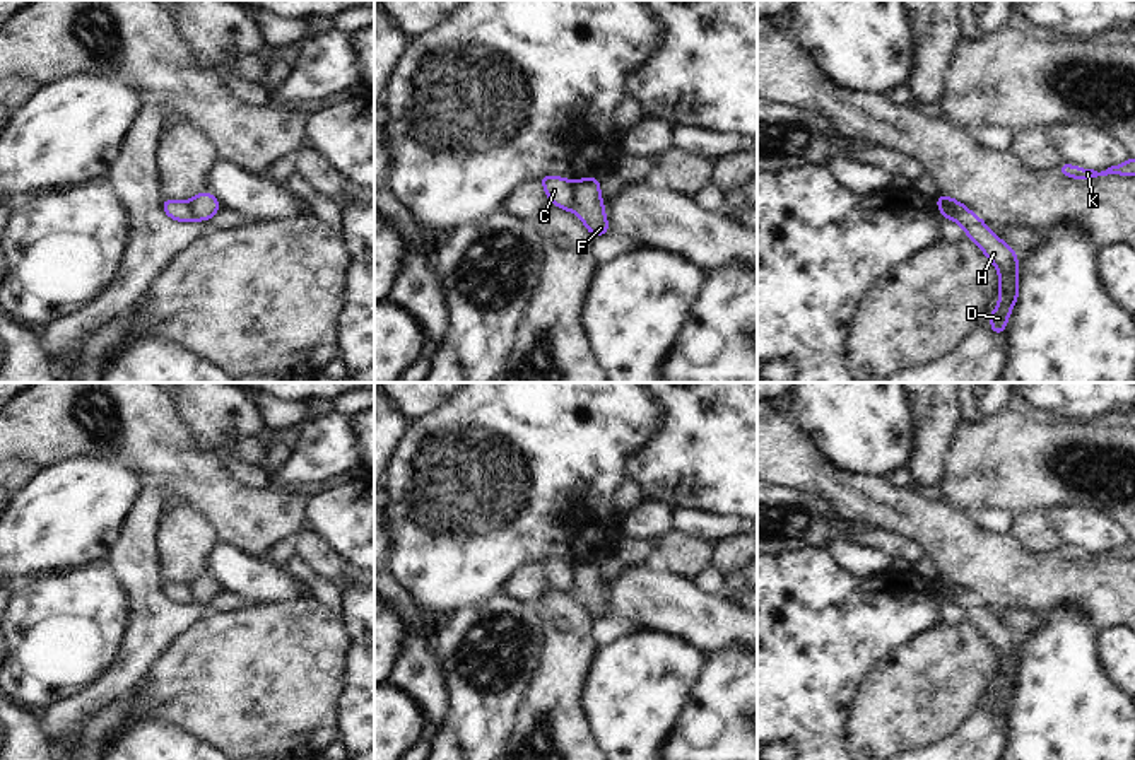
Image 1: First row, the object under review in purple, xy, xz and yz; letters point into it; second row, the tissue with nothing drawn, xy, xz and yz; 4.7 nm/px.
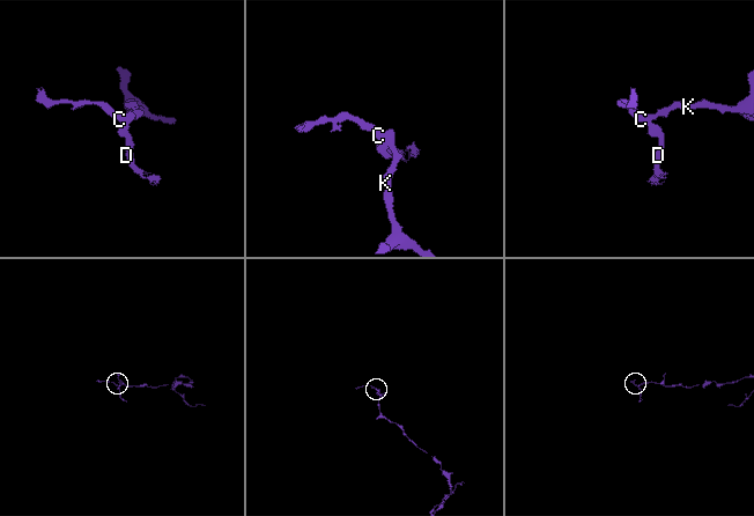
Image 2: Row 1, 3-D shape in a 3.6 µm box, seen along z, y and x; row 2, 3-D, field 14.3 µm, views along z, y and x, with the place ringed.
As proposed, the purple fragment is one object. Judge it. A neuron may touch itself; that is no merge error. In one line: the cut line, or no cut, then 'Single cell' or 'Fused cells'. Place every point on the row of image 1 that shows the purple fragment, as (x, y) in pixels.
Split along xz (573, 181), (573, 205), (580, 212). Fused cells

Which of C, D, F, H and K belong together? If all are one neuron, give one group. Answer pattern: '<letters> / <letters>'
C D H / F K

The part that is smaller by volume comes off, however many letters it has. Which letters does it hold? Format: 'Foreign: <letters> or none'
Foreign: C, D, H

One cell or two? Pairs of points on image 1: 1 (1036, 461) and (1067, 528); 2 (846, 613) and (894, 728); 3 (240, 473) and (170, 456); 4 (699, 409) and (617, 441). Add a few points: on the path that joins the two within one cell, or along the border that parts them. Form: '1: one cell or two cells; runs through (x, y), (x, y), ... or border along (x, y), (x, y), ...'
1: two cells; border along (1096, 509), (1070, 506), (1053, 508), (1048, 513)
2: two cells; border along (903, 644), (888, 653), (870, 670), (853, 704)
3: two cells; border along (226, 463), (226, 470), (236, 480), (264, 489)
4: two cells; border along (657, 400), (660, 426), (629, 453)

